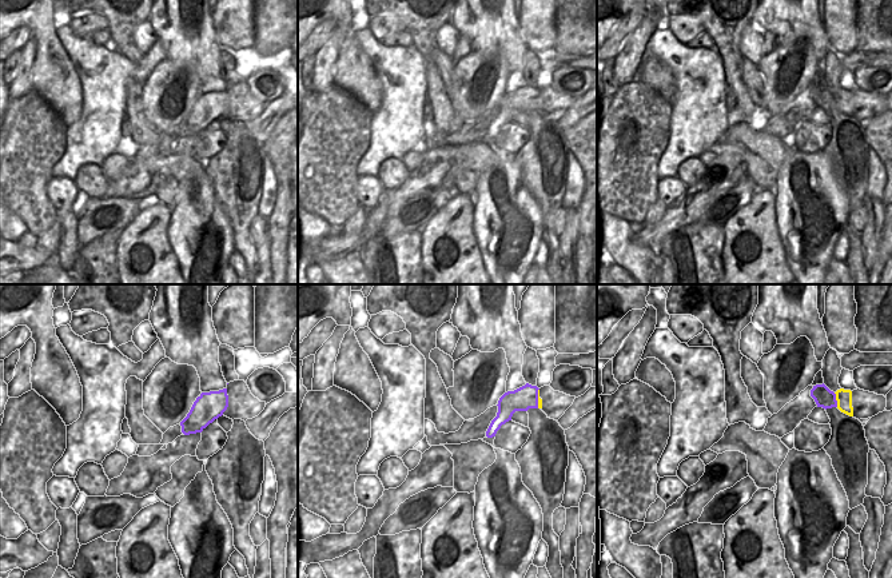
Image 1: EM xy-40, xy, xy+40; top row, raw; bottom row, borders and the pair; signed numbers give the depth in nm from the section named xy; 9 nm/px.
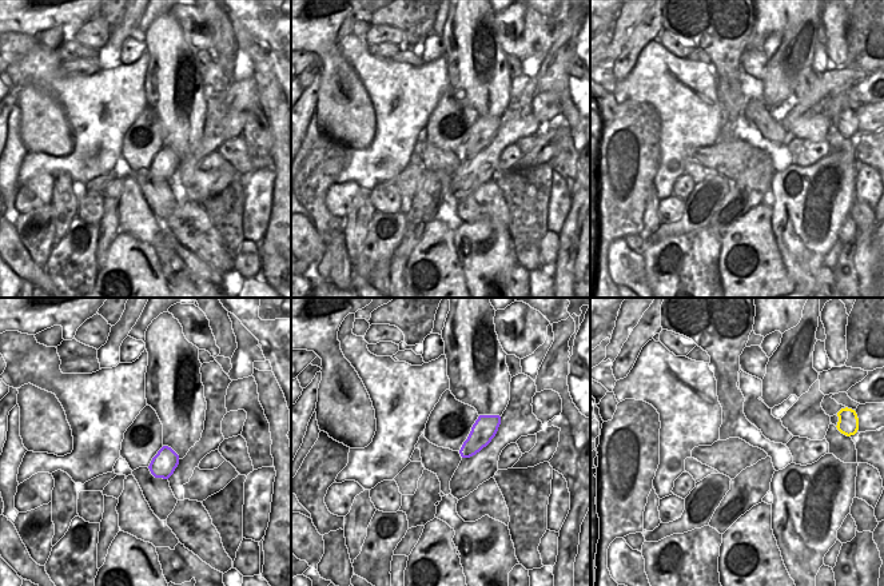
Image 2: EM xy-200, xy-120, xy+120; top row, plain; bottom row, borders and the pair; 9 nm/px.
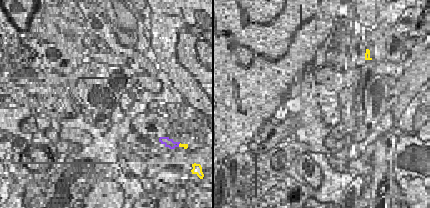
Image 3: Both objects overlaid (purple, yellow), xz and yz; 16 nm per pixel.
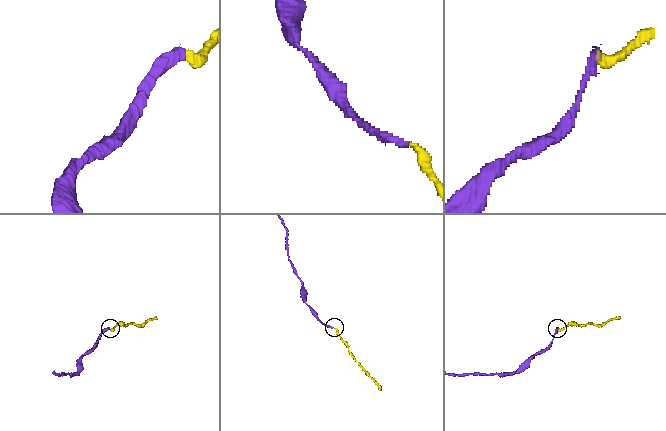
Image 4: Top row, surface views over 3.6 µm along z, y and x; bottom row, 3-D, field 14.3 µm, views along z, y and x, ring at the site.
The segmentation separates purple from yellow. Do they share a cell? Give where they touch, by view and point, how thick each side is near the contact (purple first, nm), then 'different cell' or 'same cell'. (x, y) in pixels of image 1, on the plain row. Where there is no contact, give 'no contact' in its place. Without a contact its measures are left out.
meets purple in xy+40 at (835, 100); 170 nm thick on the purple side, 140 nm on the other; same cell

